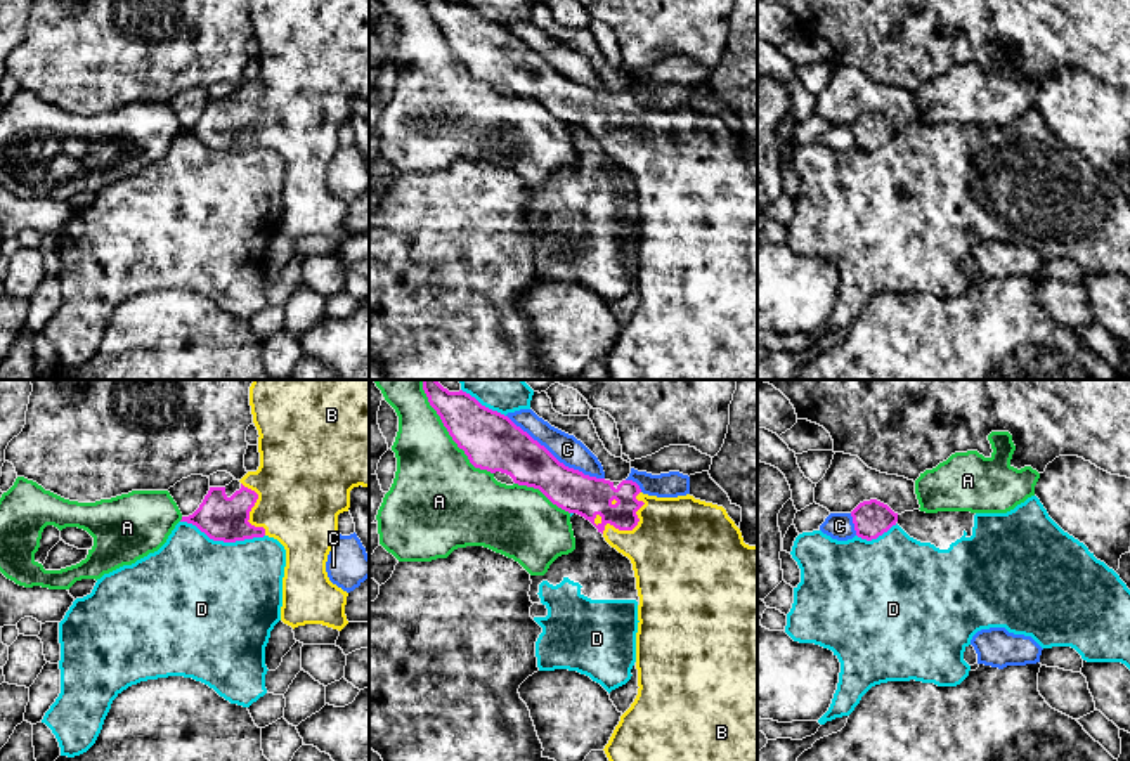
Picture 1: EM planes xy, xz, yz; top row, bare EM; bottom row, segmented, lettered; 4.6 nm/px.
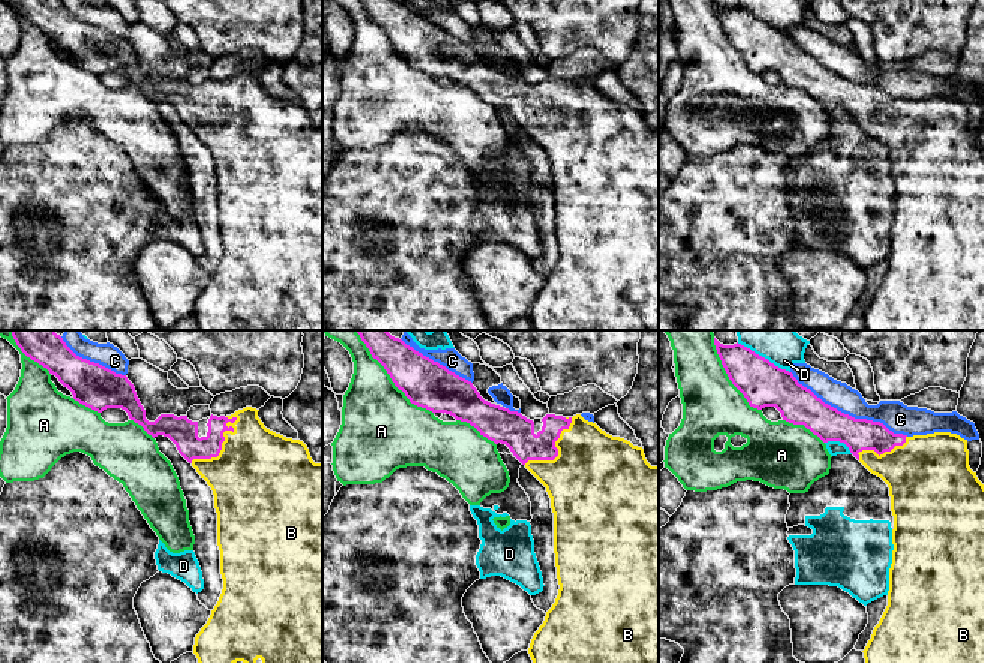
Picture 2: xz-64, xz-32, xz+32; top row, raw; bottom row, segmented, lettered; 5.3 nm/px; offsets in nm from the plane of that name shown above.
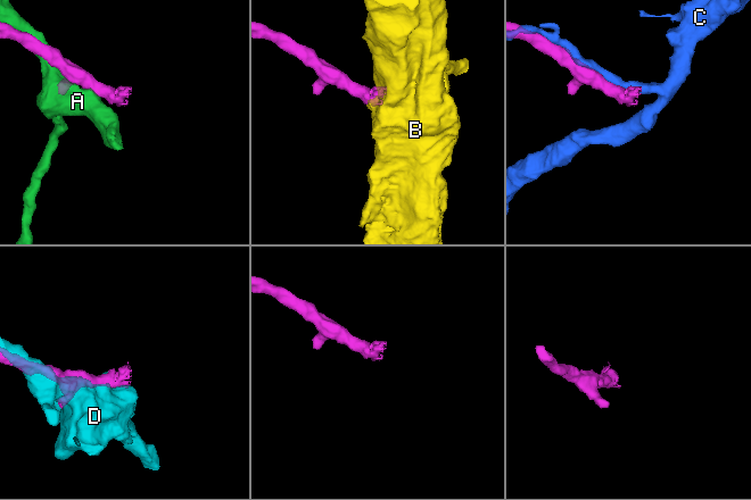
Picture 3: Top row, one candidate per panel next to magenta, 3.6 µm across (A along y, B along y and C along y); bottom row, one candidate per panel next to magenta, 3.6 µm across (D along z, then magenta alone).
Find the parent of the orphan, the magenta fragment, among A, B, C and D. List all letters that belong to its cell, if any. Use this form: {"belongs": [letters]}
{"belongs": ["B"]}

